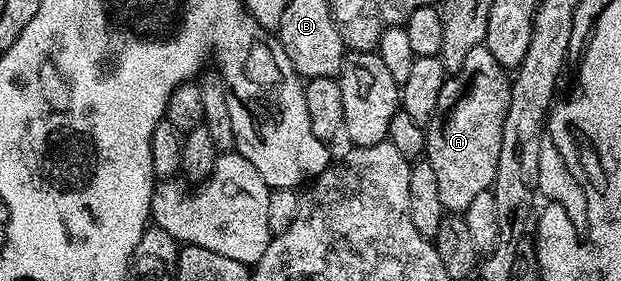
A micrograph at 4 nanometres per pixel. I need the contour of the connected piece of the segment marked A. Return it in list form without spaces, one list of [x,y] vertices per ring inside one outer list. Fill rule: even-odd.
[[[483,44],[468,52],[464,64],[442,86],[438,111],[425,127],[424,158],[436,171],[442,209],[451,215],[465,215],[473,197],[493,187],[504,116],[508,116],[511,81],[507,67],[500,65]]]

